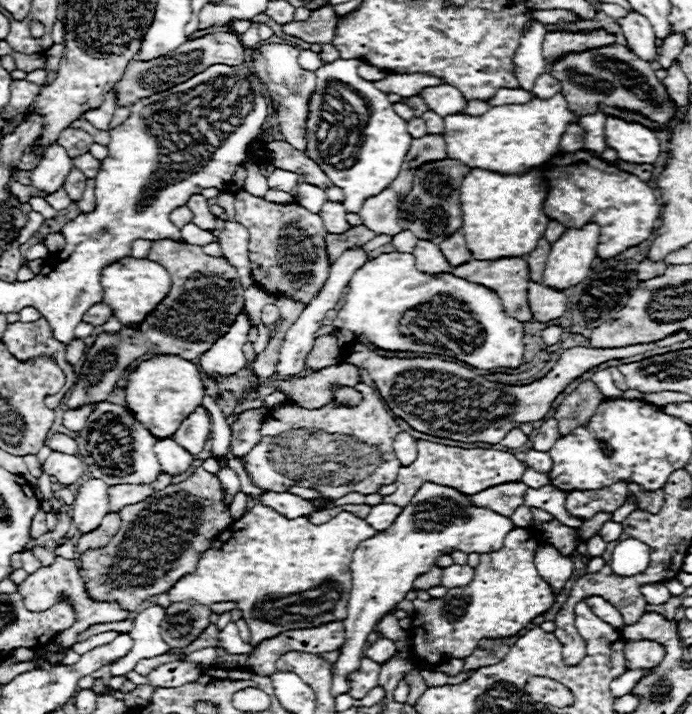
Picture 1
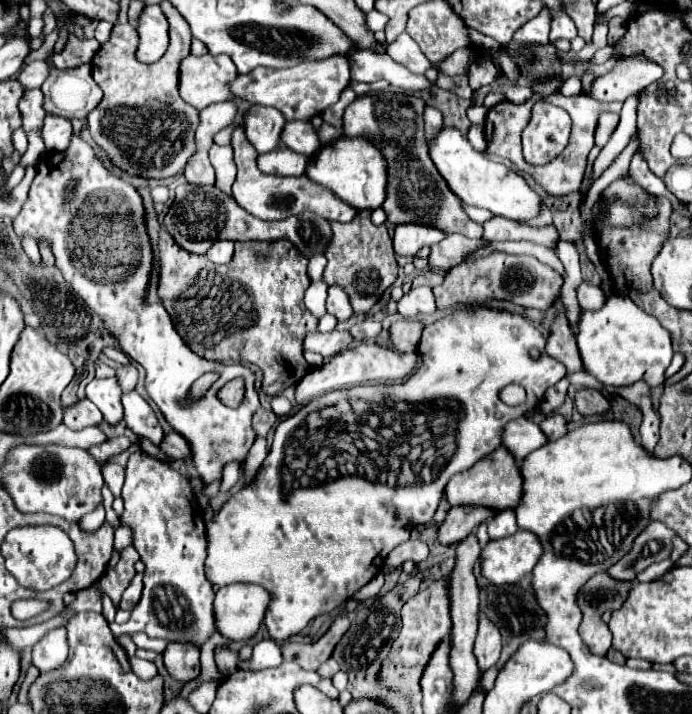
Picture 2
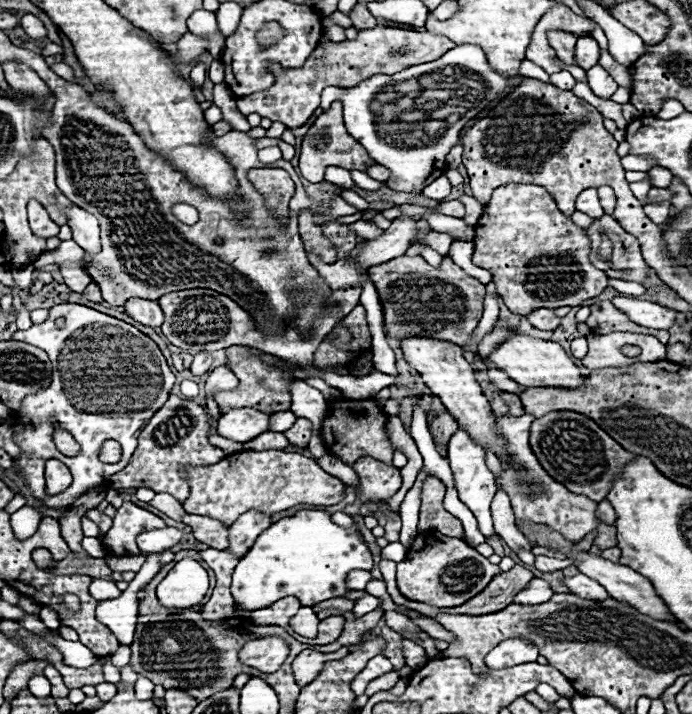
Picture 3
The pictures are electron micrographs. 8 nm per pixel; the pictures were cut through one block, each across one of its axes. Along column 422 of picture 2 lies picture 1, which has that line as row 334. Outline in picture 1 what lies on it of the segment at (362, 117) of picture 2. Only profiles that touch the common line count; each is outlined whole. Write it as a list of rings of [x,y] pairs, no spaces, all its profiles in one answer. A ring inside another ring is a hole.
[[[174,240],[152,242],[148,260],[162,264],[172,278],[172,288],[166,300],[148,316],[138,330],[122,328],[120,334],[100,334],[86,352],[86,360],[78,372],[76,388],[68,398],[68,408],[80,408],[88,402],[102,402],[114,390],[130,362],[142,354],[178,354],[186,360],[198,360],[200,354],[222,338],[244,308],[244,290],[236,268],[224,258],[212,258],[200,246],[180,244]]]

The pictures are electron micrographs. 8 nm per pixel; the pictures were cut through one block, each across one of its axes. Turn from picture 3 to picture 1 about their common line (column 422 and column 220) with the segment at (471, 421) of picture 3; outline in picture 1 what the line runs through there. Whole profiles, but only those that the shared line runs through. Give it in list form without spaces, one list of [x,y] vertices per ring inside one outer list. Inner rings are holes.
[[[240,314],[238,320],[230,326],[230,332],[226,332],[226,336],[222,336],[210,348],[210,352],[204,352],[200,356],[198,366],[202,368],[202,372],[210,378],[220,380],[226,380],[228,376],[240,372],[248,364],[242,352],[242,346],[248,340],[248,330],[250,322],[246,320],[244,314]]]

